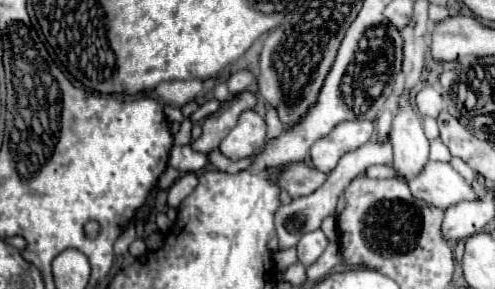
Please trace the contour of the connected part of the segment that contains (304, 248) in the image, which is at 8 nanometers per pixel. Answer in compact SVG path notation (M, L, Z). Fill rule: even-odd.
M321 229L317 231L311 231L311 233L305 233L297 245L297 257L301 259L311 259L309 263L315 263L317 257L325 251L327 247L327 237Z

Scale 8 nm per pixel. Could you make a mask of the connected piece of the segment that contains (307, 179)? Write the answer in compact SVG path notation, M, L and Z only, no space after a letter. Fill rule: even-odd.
M305 163L287 165L279 177L279 185L289 191L293 198L309 195L316 191L326 180L327 175L307 167ZM311 174L317 174L311 179Z

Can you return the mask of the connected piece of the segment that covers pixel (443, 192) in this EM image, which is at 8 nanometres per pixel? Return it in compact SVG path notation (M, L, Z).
M429 161L425 169L411 181L407 181L413 195L427 201L433 207L447 209L459 201L475 201L475 189L449 165Z

